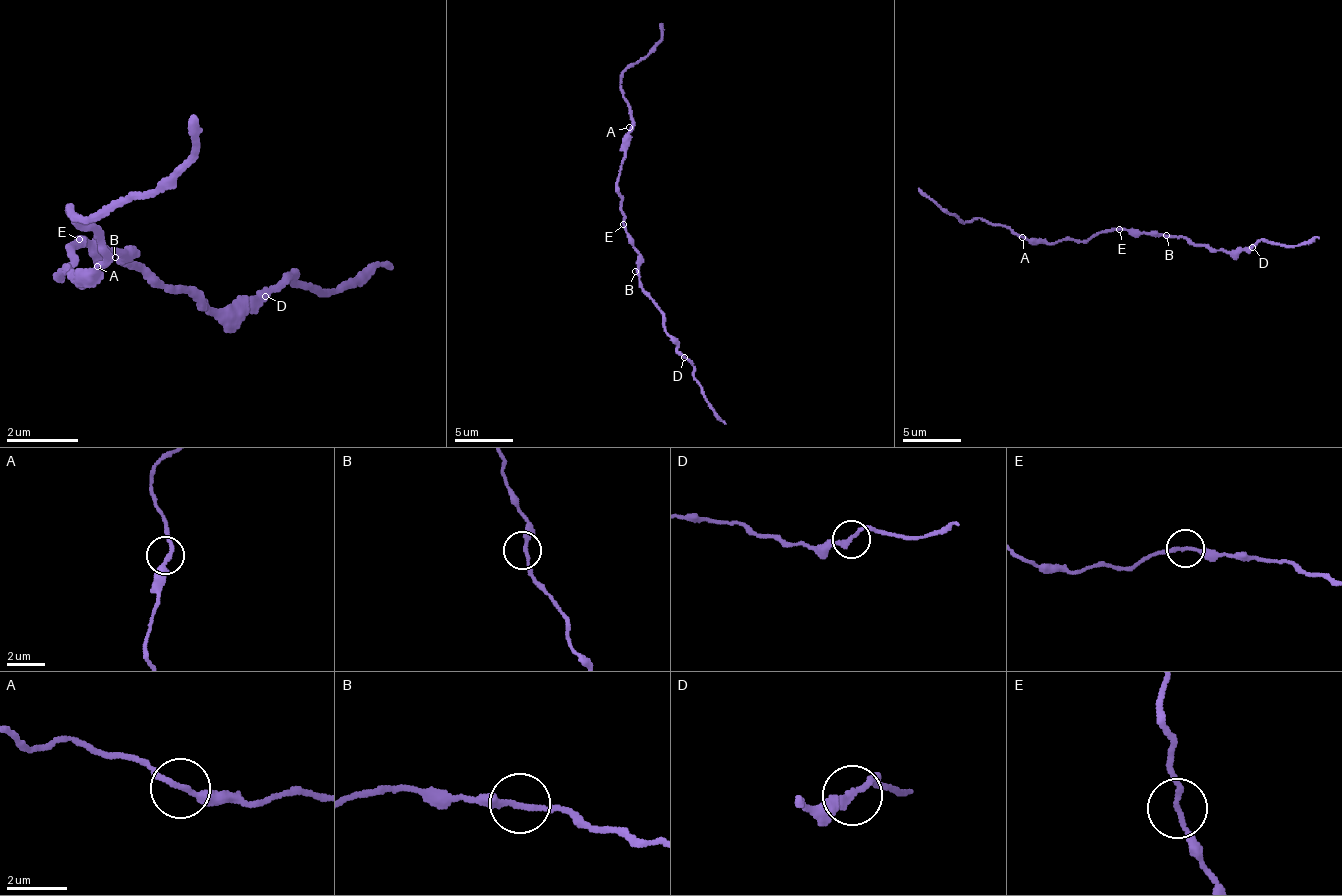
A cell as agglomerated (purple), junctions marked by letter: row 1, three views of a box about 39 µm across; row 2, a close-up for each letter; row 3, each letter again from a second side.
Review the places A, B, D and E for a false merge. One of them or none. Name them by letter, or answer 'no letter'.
no letter

